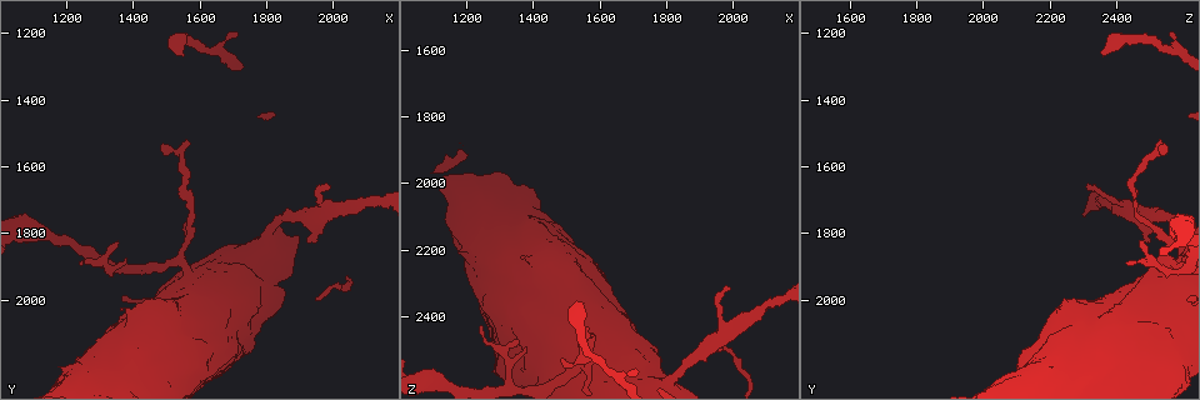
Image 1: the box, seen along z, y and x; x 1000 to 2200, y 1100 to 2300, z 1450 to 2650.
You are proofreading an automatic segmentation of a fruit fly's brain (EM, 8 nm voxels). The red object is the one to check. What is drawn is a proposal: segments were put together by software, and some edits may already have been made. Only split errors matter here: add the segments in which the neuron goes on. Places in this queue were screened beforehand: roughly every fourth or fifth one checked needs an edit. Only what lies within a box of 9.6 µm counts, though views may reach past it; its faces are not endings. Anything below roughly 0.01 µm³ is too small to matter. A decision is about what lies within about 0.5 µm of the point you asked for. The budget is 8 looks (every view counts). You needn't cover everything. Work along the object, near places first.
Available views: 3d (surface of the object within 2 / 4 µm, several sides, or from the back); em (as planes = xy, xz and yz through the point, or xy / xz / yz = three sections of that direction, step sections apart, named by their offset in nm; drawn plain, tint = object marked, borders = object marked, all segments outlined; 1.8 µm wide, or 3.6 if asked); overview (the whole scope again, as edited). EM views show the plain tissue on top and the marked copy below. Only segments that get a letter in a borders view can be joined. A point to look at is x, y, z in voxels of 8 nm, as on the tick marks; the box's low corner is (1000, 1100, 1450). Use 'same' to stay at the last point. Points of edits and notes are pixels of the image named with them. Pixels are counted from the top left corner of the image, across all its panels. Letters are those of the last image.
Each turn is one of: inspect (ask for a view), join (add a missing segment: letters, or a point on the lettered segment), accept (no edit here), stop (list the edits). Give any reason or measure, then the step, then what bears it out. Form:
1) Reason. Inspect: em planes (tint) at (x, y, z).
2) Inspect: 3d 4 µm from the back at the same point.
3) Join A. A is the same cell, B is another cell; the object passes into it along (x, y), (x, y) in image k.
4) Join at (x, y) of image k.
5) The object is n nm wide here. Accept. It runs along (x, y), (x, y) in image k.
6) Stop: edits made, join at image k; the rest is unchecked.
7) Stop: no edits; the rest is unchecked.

Thin end. Inspect: em planes (borders) at (1710, 1210, 2570).

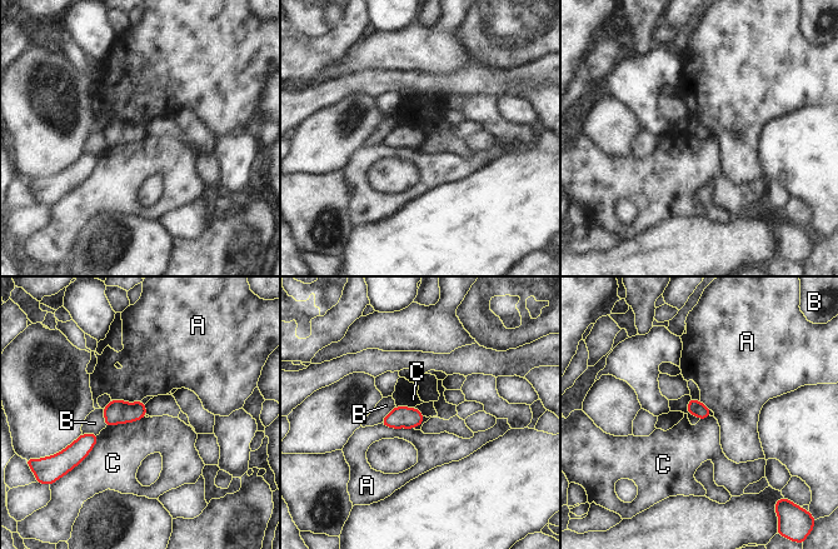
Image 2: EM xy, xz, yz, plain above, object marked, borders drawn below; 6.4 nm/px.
Accept. A, B and C are other cells; a border runs along (144, 415), (105, 428) in image 2; no lettered segment goes on from it.

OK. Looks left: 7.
Inspect: em xy step 4 (tint) at (1480, 1540, 2530).

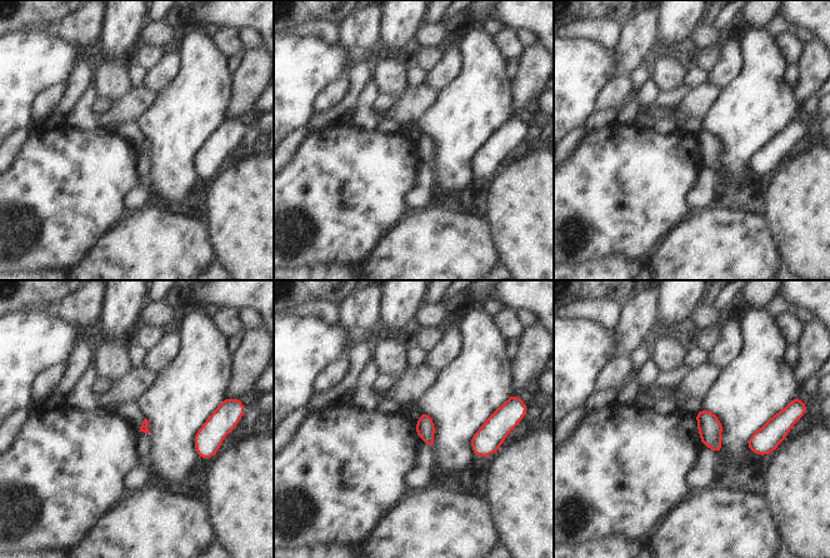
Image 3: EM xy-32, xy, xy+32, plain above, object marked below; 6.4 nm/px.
Inspect: em planes (borders) at the same point.

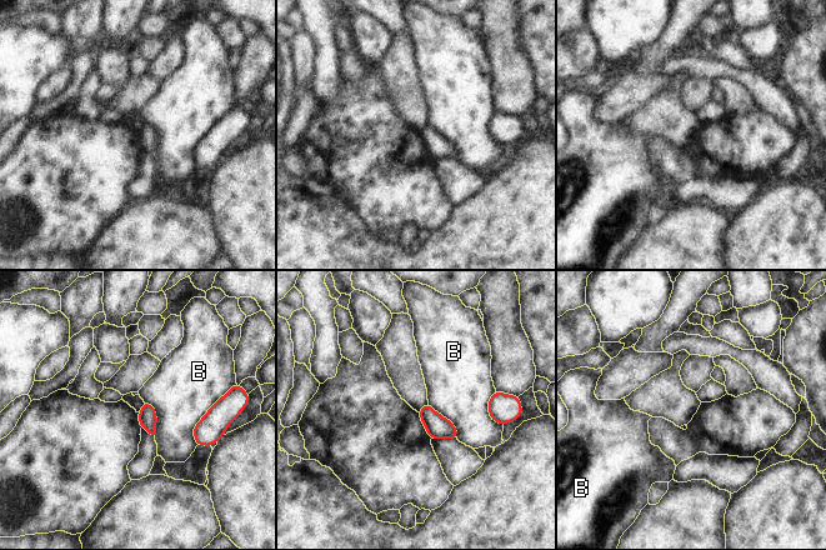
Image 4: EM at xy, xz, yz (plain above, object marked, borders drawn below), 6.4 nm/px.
The longest contact is with B, 360 nm. Accept. B is another cell; a border runs along (223, 396), (195, 425), (196, 444) in image 4; no lettered segment goes on from it.

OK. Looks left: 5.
Tapers out. Inspect: em planes (tint) at (1250, 1890, 2430).

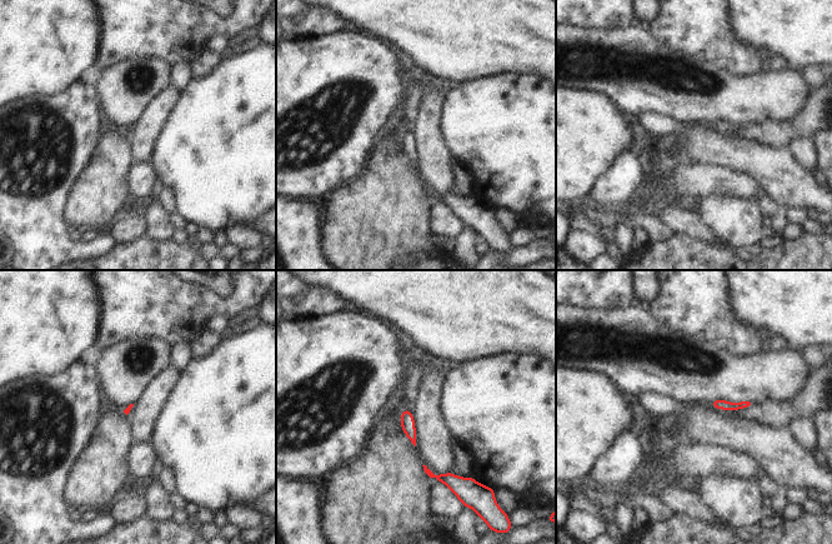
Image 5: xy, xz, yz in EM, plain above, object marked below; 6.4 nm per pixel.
What lies round it. Inspect: em planes (borders) at the same point.

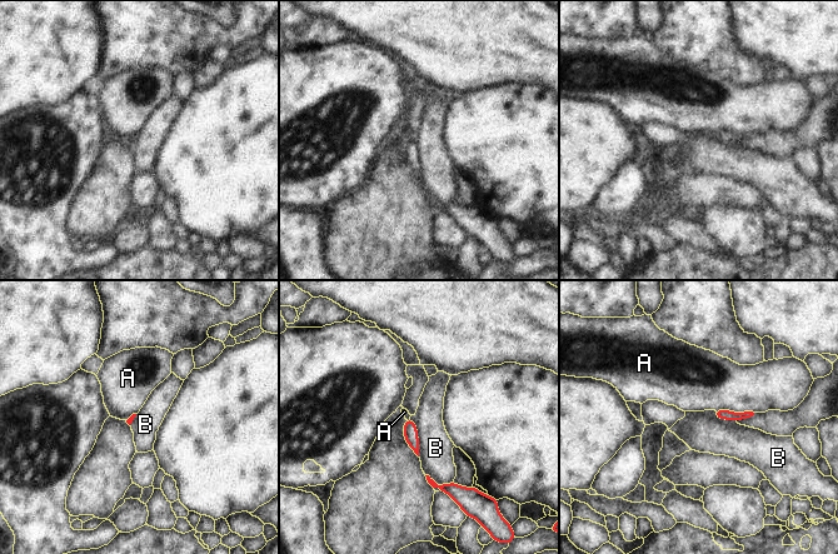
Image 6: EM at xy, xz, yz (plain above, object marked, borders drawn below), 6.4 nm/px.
Accept. A and B are other cells; no lettered segment goes on from it.

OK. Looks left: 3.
Stop: no edits; the rest is unchecked.

